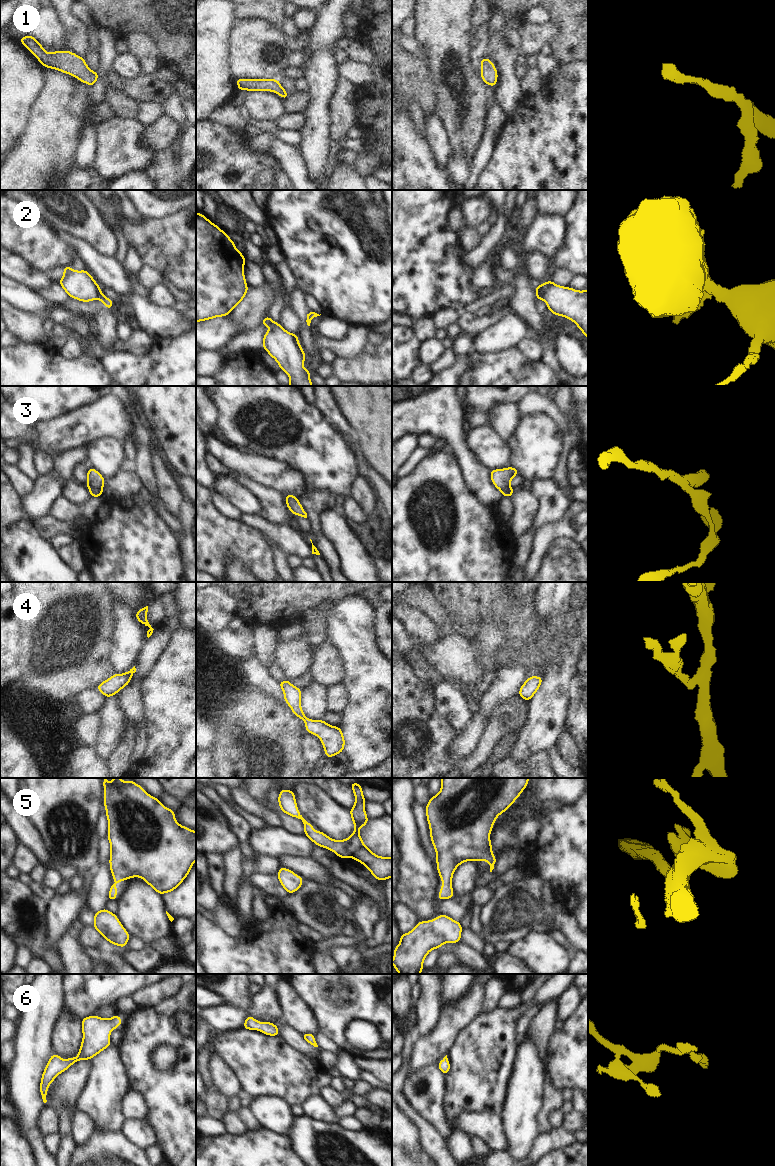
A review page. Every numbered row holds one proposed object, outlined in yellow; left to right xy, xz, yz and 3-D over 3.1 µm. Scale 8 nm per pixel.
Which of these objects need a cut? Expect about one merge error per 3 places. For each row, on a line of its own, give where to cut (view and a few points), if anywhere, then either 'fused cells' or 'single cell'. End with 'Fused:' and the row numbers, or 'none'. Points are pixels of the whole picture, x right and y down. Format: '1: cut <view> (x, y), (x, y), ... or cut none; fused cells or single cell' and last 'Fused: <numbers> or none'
1: cut none; single cell
2: cut xy (100, 292), (97, 298); fused cells
3: cut xy (89, 488), (101, 489); fused cells
4: cut none; single cell
5: cut none; single cell
6: cut none; single cell
Fused: 2, 3

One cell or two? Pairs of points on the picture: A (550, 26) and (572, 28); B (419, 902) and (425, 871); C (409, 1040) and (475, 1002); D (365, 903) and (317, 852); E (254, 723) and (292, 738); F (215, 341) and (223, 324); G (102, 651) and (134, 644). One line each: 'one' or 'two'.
A: two
B: one
C: two
D: two
E: one
F: one
G: two

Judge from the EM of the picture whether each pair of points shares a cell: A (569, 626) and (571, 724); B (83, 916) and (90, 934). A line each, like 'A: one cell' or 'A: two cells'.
A: two cells
B: two cells

